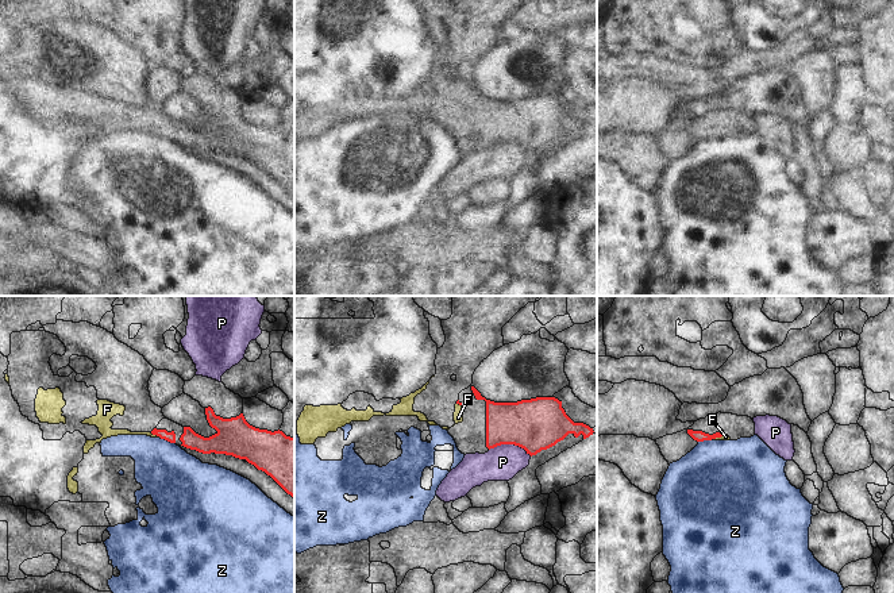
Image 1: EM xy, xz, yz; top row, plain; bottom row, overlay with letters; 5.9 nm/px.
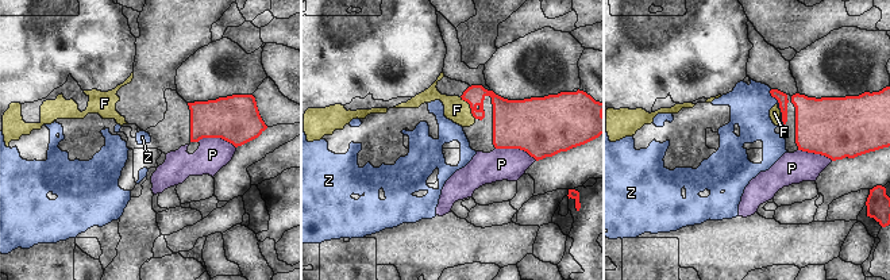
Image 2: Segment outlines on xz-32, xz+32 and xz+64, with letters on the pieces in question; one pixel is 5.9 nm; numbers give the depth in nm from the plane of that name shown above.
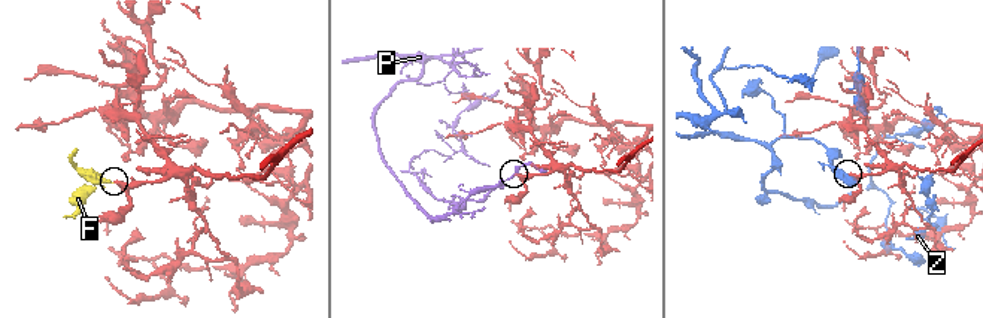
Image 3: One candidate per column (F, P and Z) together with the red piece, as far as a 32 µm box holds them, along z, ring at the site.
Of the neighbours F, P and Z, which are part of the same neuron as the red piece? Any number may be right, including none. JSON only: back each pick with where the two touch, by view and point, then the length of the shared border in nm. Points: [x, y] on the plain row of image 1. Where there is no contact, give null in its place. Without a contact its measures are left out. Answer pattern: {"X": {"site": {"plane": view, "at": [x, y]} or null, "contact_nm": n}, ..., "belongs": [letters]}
{"F": {"site": {"plane": "xy", "at": [155, 131]}, "contact_nm": 70}, "belongs": ["F"]}

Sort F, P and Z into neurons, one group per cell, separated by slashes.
F / P / Z

